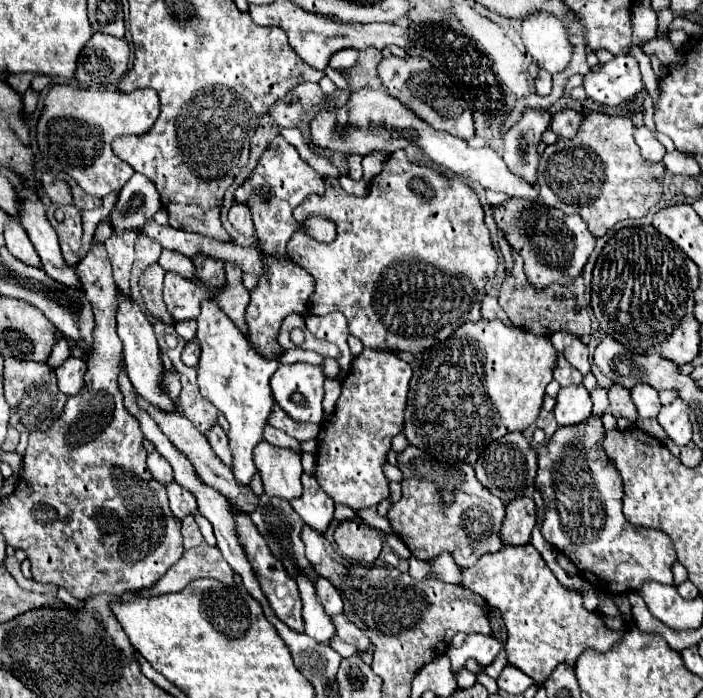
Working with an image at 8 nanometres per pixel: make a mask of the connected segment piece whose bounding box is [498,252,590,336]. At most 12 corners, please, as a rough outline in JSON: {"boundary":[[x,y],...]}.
{"boundary":[[512,252],[498,302],[538,336],[590,334],[582,274],[544,292]]}

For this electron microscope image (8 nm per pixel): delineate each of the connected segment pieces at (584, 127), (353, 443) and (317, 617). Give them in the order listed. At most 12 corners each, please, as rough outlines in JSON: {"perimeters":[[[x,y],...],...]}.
{"perimeters":[[[590,112],[546,146],[542,202],[594,236],[660,202],[630,118]],[[364,348],[322,424],[316,480],[336,504],[390,496],[412,364]],[[296,576],[306,634],[320,644],[336,636],[332,618],[316,598],[314,582]]]}

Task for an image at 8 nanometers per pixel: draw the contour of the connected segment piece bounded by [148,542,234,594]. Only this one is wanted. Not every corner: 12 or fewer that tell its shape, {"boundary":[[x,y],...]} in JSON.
{"boundary":[[206,542],[184,556],[148,588],[178,592],[194,578],[234,584],[218,548]]}

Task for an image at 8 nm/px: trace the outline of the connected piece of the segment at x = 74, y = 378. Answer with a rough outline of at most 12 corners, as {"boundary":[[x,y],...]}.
{"boundary":[[70,356],[54,374],[58,388],[74,396],[84,386],[86,362]]}

